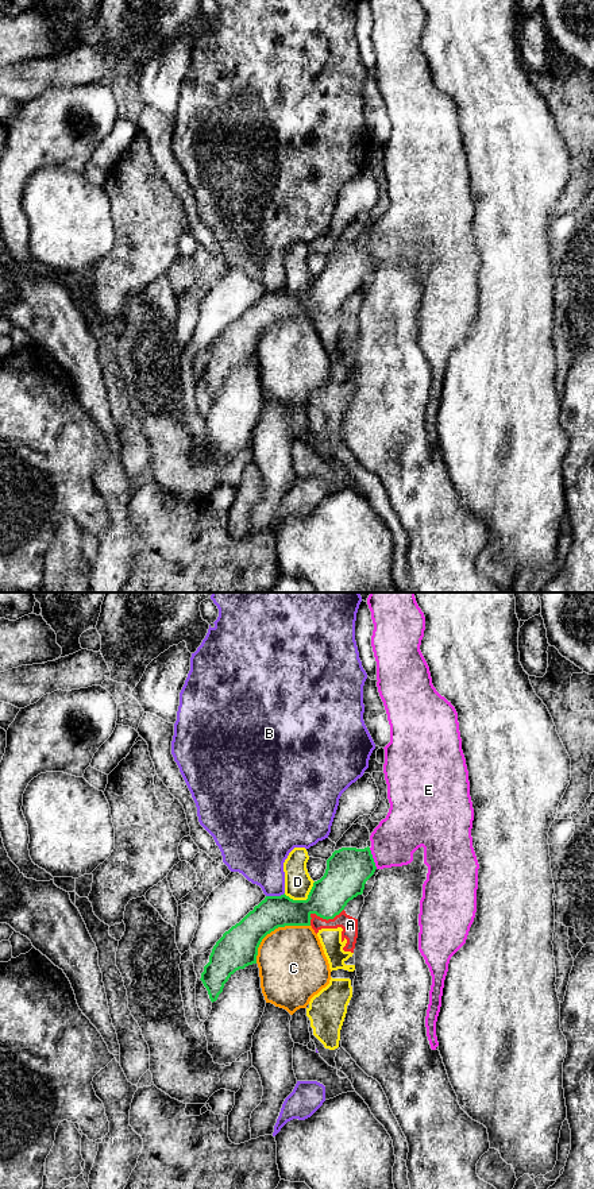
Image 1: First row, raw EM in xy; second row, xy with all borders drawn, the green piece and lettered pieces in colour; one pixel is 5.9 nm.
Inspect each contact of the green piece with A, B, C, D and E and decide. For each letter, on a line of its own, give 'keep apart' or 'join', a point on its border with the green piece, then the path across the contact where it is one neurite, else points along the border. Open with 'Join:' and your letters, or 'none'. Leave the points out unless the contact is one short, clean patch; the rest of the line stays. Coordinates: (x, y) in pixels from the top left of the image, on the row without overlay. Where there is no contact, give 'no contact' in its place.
Join: none
A: keep apart | xy (321, 312) | along xy (343, 304), (327, 315), (312, 309), (309, 320)
B: keep apart | xy (274, 292)
C: keep apart | xy (274, 324)
D: keep apart | xy (303, 296) | along xy (315, 277), (305, 294), (290, 294), (284, 289)
E: keep apart | xy (373, 254) | along xy (369, 243), (377, 263)

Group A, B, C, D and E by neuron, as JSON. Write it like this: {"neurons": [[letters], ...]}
{"neurons": [["A", "D"], ["B"], ["C"], ["E"]]}

